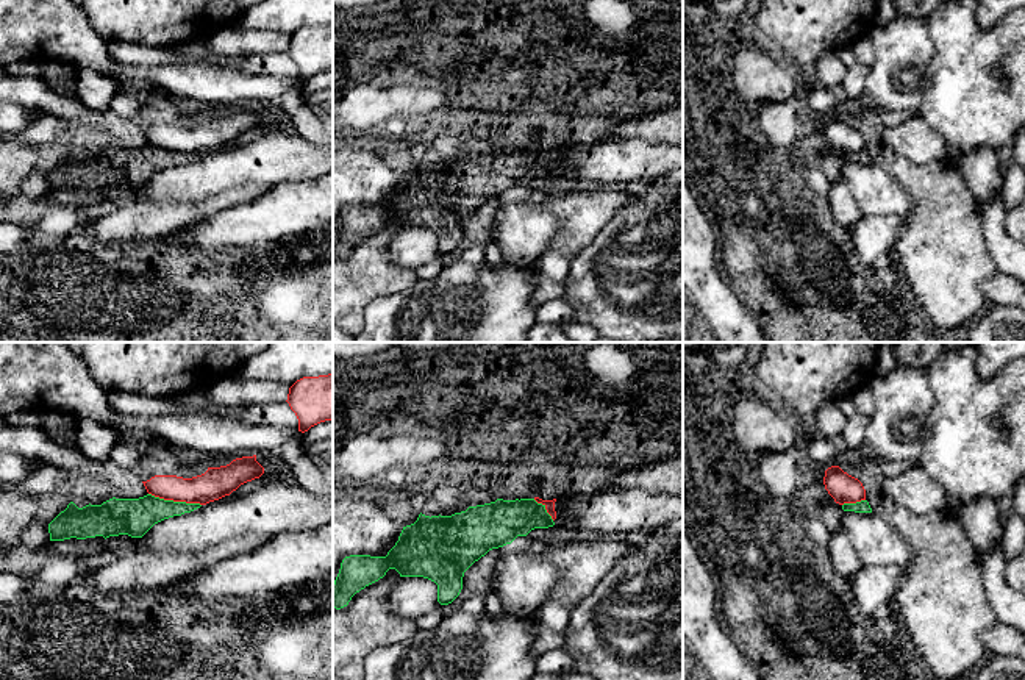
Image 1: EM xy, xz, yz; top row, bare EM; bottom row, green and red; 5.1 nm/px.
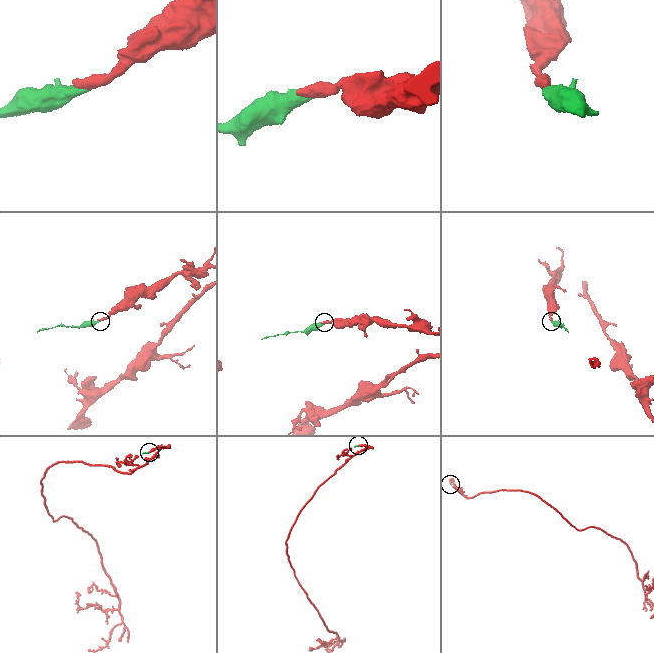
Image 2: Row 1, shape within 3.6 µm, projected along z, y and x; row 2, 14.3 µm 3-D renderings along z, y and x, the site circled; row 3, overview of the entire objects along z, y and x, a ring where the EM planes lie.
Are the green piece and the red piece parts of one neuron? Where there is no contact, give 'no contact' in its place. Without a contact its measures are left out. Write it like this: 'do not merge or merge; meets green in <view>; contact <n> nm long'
do not merge; meets green in xy; contact 280 nm long

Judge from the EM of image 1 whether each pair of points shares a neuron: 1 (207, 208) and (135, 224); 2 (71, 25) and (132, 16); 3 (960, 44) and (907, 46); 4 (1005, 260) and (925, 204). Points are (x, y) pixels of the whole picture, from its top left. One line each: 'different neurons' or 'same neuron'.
1: same neuron
2: different neurons
3: different neurons
4: different neurons

